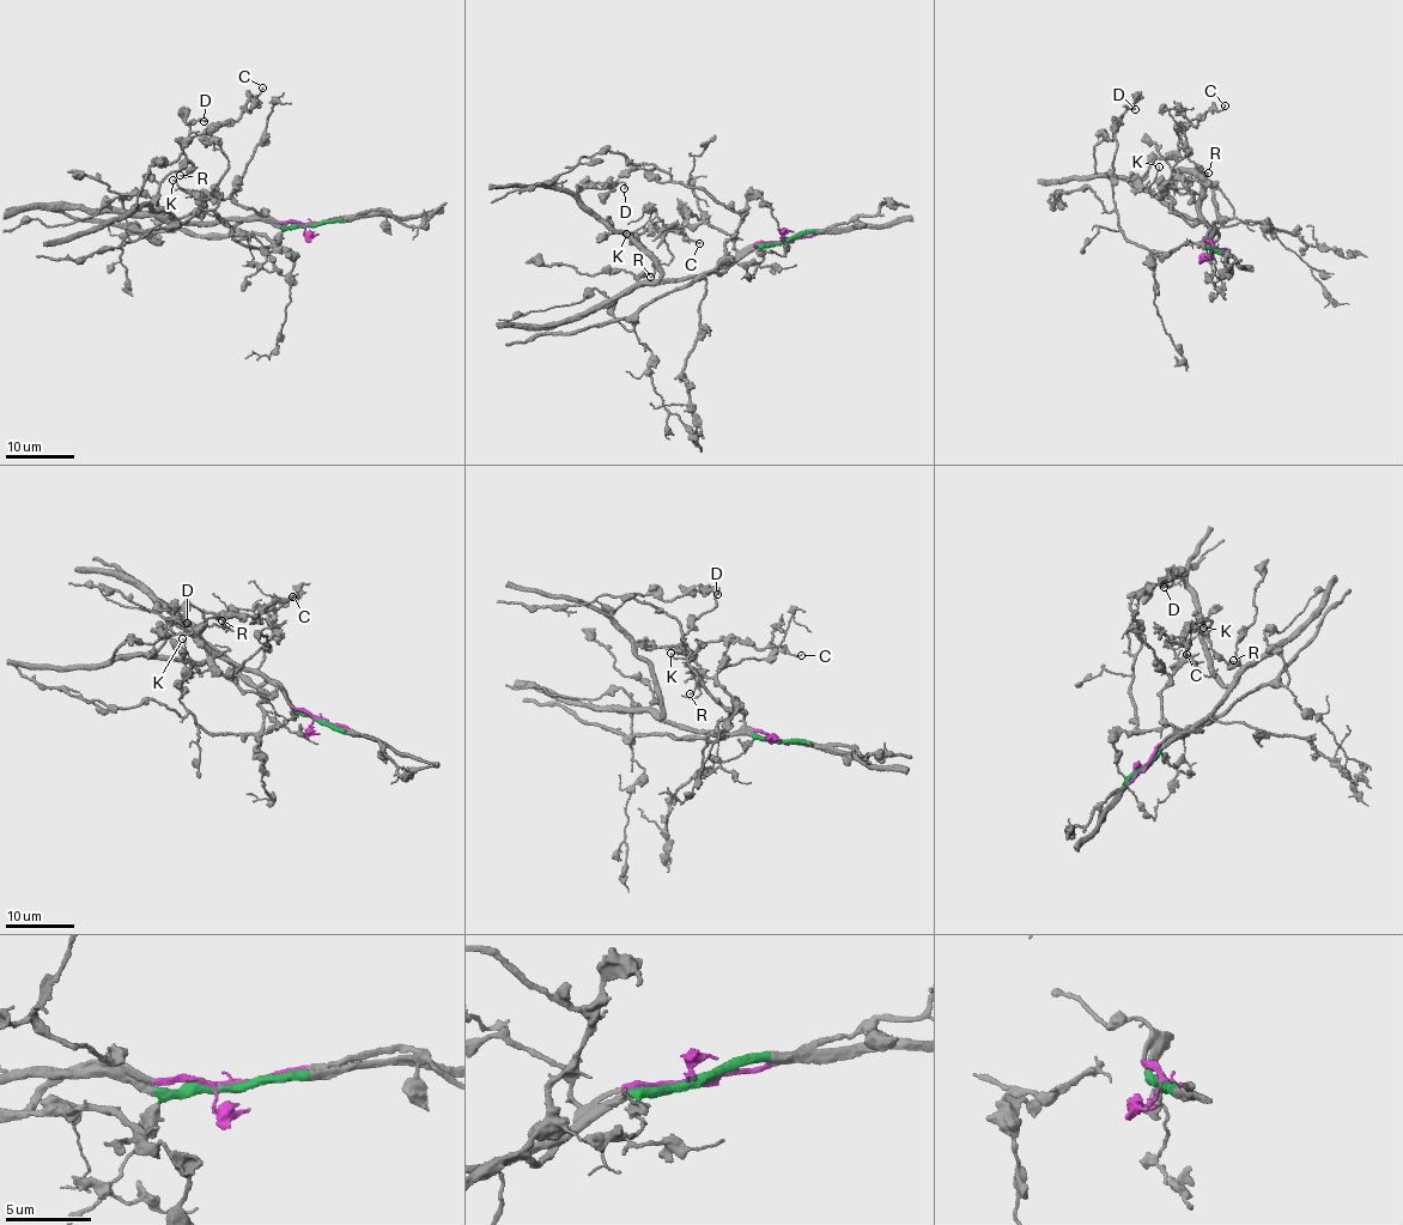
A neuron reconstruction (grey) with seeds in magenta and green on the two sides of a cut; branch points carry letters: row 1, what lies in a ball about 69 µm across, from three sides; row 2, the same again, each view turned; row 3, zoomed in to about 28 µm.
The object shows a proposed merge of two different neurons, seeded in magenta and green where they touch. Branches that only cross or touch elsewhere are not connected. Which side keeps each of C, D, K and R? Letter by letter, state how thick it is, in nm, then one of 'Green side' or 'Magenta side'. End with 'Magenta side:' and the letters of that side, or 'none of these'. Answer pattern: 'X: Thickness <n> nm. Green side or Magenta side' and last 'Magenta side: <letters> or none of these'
C: Thickness 140 nm. Green side
D: Thickness 150 nm. Green side
K: Thickness 110 nm. Magenta side
R: Thickness 170 nm. Green side
Magenta side: K

